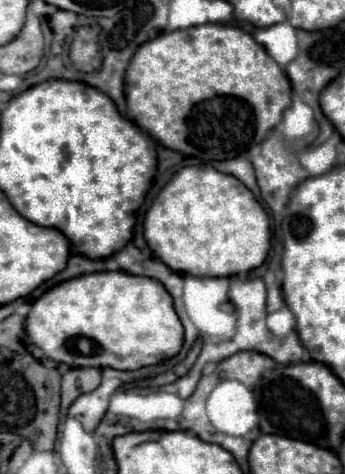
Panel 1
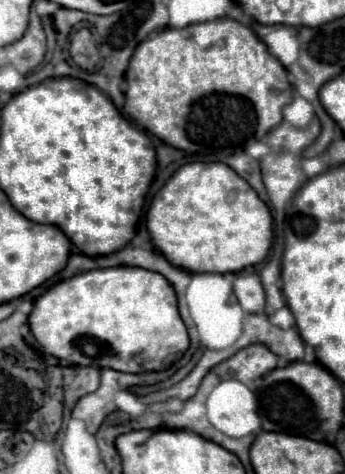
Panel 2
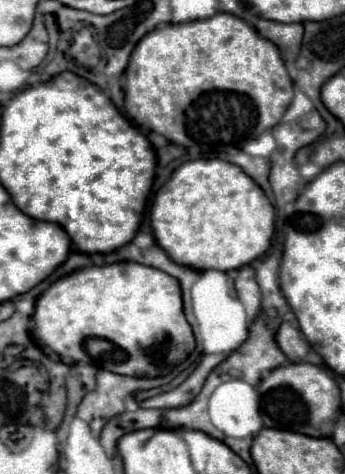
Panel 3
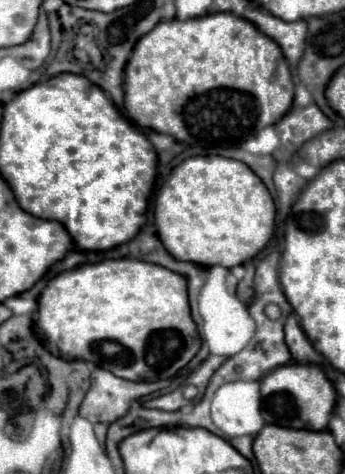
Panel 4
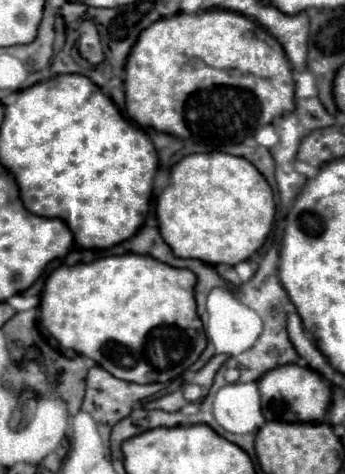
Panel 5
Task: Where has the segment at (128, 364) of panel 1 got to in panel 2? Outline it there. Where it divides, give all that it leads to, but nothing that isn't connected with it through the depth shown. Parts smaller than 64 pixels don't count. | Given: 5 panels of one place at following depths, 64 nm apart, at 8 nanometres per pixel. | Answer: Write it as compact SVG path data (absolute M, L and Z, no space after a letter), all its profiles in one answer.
M130 266L90 270L62 280L36 300L28 316L28 326L46 354L76 366L112 368L120 372L164 370L176 362L190 344L186 326L178 314L176 294L168 280L156 272Z

